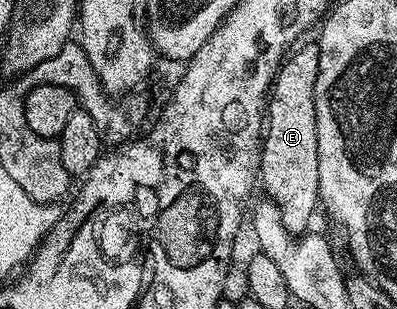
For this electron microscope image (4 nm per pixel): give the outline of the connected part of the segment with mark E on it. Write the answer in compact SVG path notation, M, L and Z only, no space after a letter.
M317 43L295 47L278 67L268 93L260 188L280 210L280 222L289 232L307 231L314 211L319 211L320 162L316 142L316 74L320 74L320 54Z

